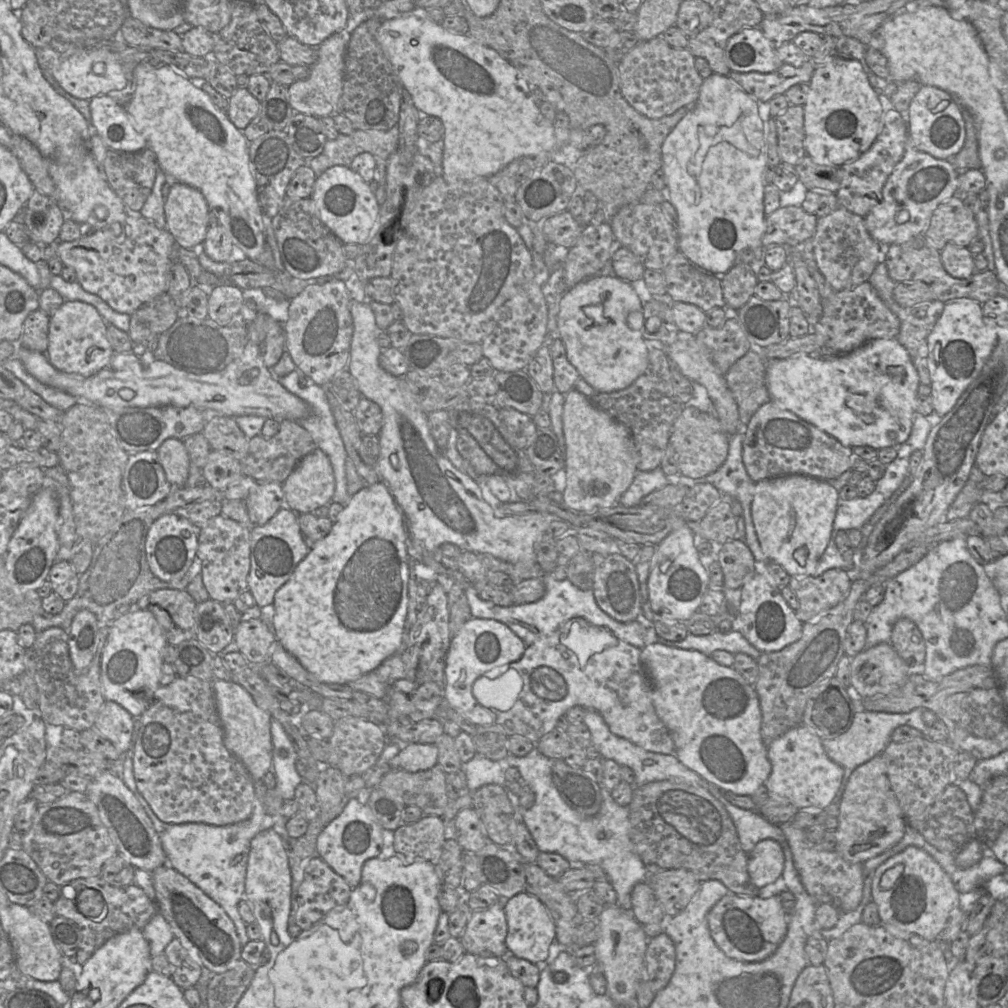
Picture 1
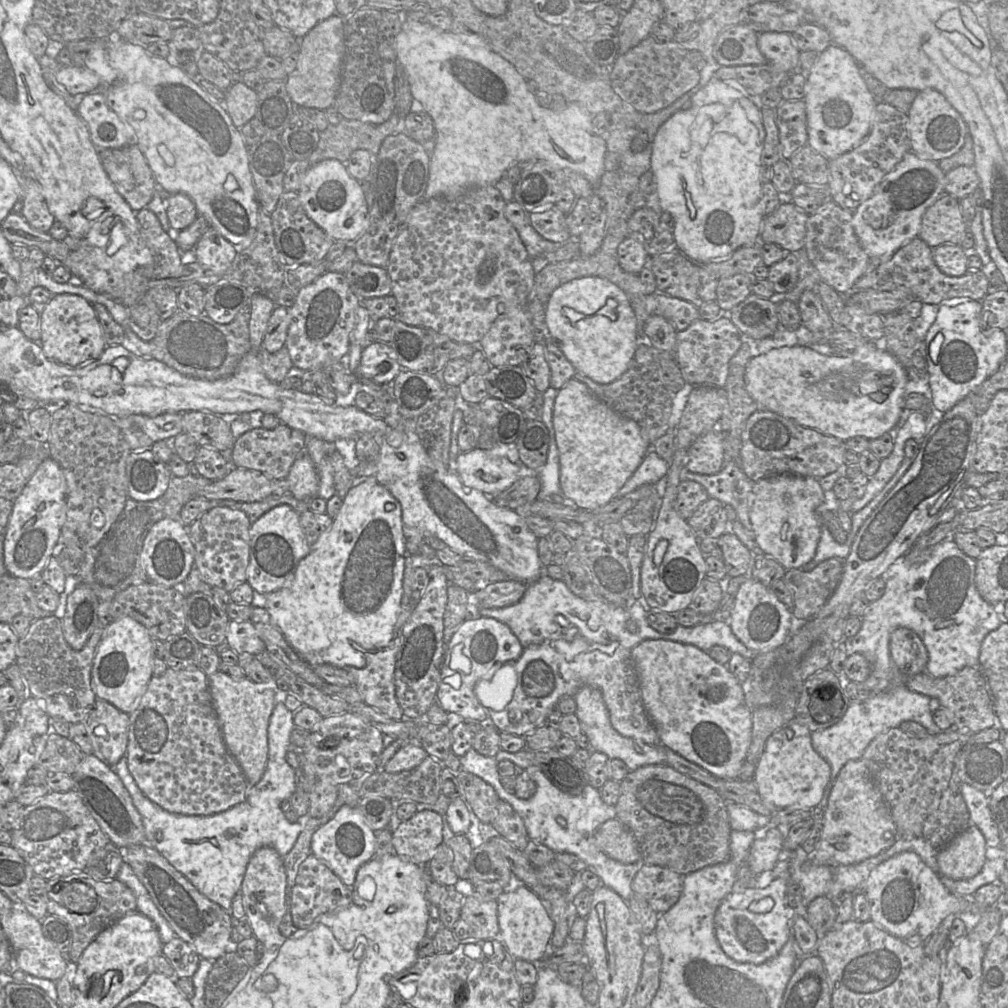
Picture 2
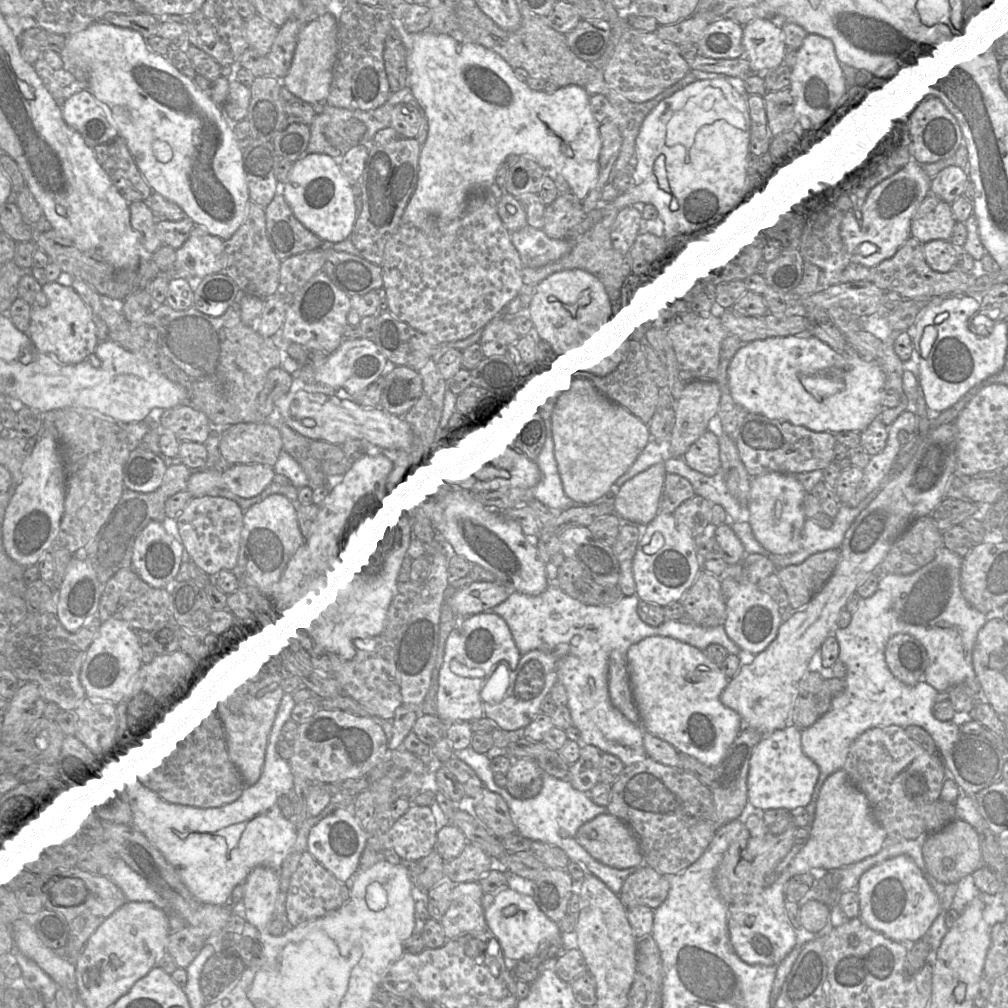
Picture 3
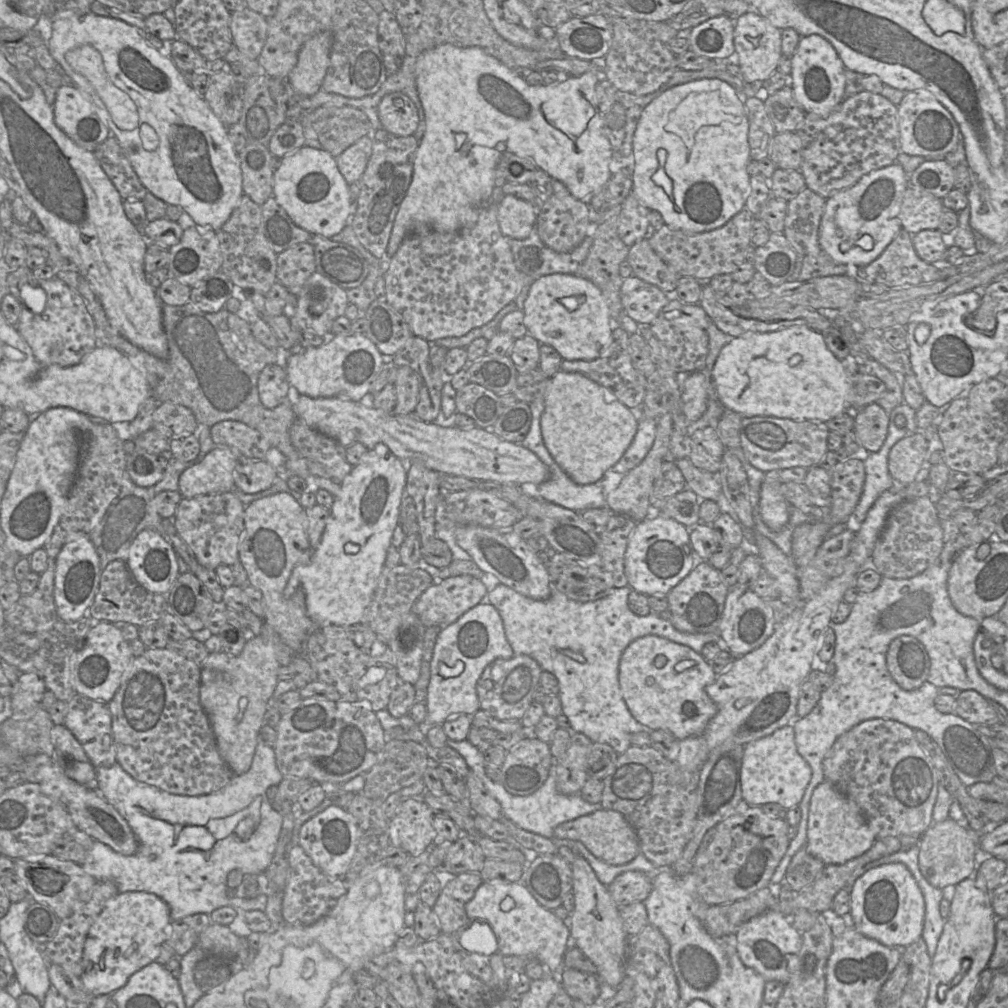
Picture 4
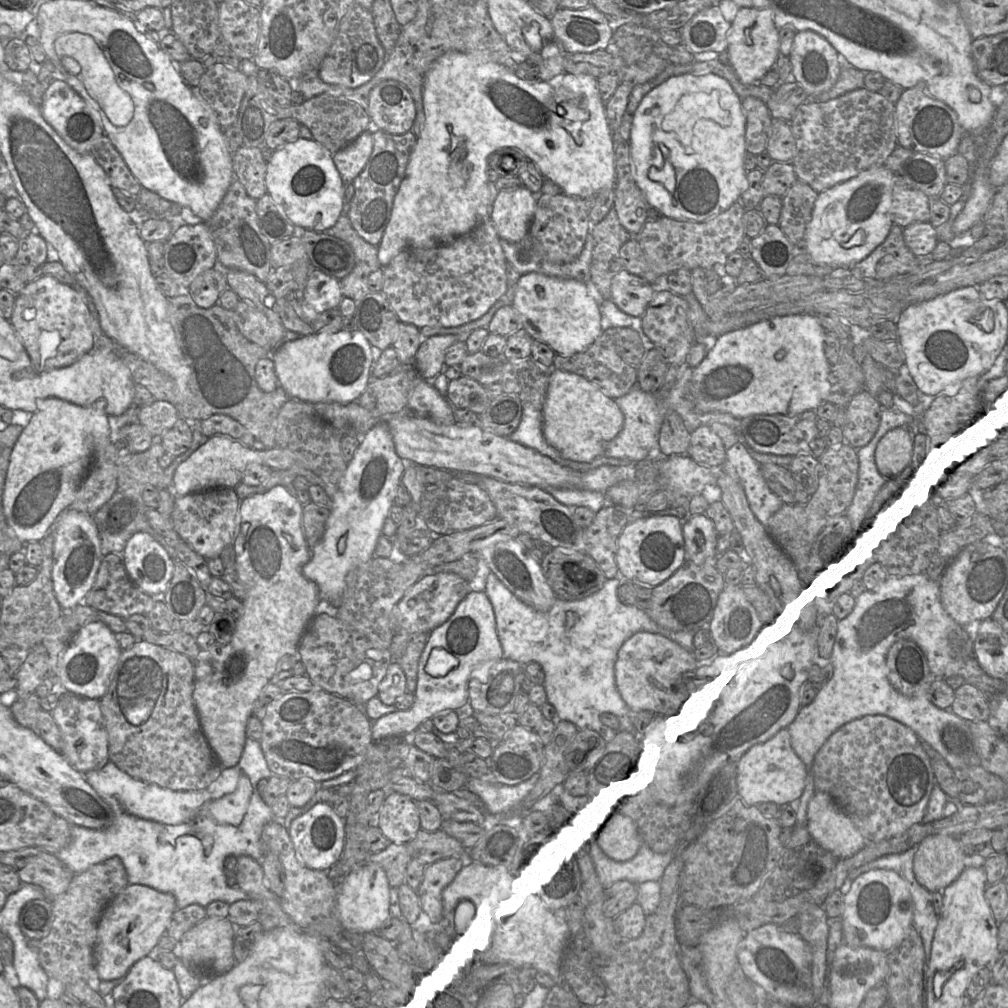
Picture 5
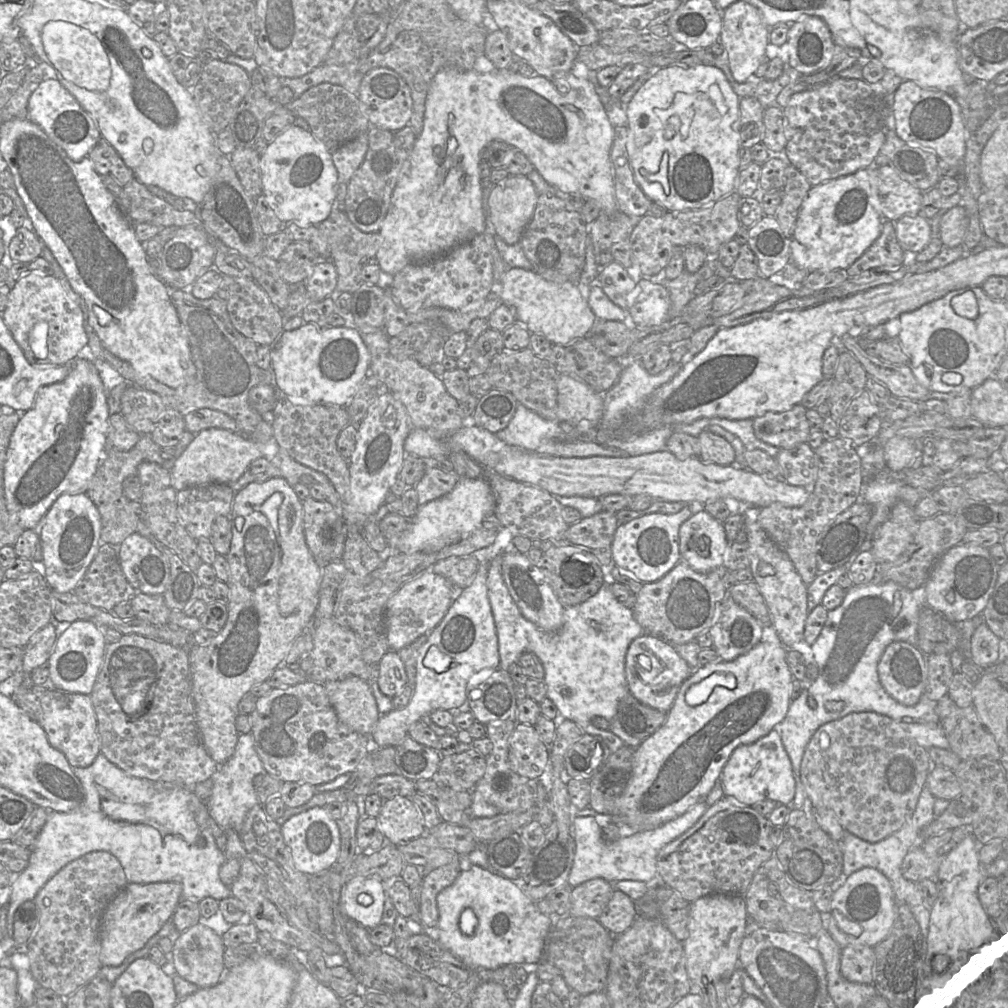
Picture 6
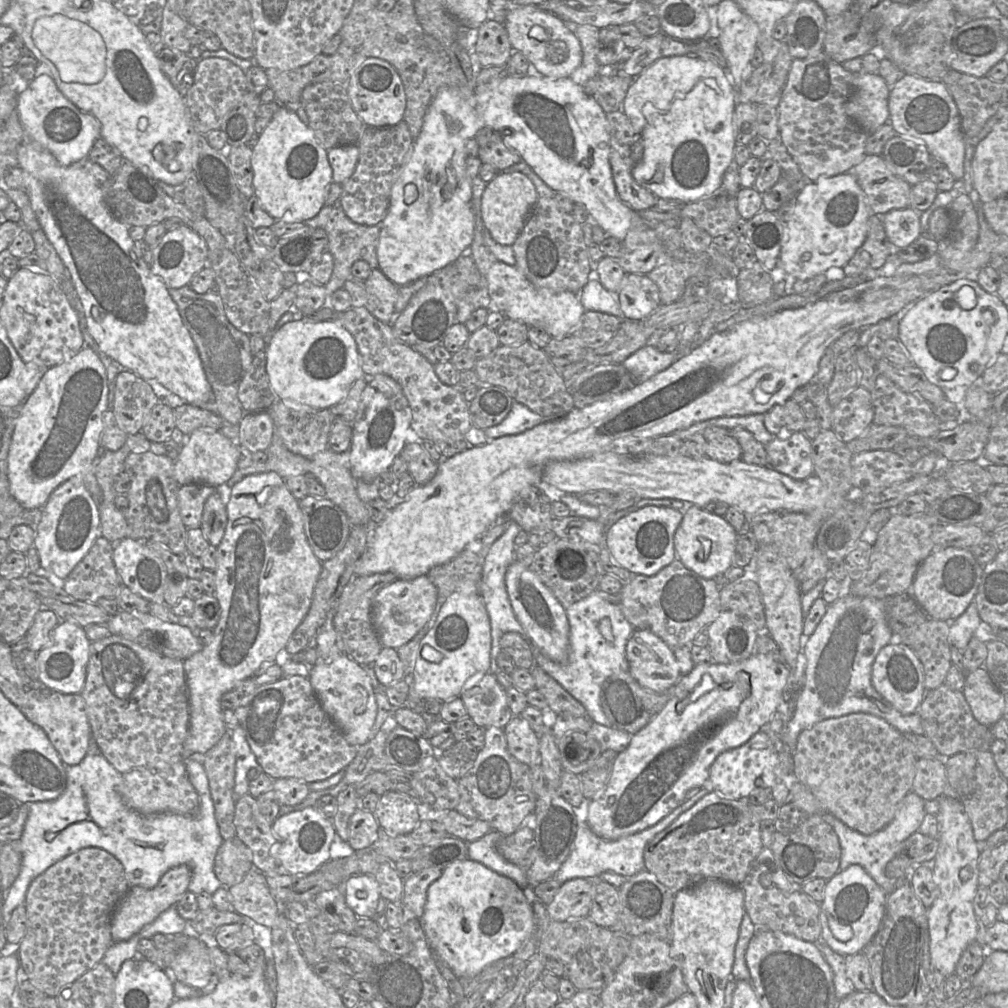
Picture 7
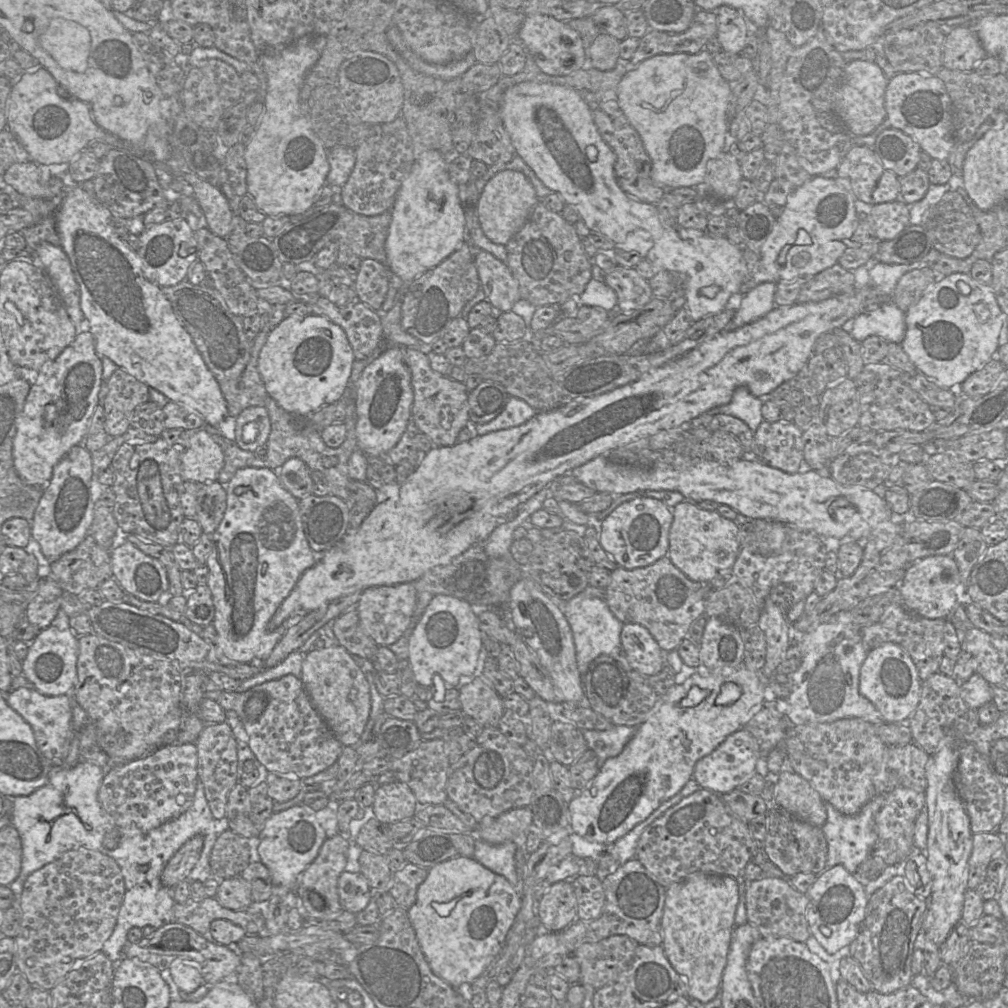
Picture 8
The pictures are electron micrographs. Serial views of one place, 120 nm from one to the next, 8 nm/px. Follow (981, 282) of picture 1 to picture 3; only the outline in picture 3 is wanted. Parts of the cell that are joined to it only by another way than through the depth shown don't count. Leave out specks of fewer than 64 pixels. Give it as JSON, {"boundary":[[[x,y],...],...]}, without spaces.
{"boundary":[[[910,236],[891,257],[869,268],[868,281],[905,299],[931,299],[968,293],[975,283],[975,271],[965,272],[955,267],[945,273],[934,271],[924,258],[923,244]]]}

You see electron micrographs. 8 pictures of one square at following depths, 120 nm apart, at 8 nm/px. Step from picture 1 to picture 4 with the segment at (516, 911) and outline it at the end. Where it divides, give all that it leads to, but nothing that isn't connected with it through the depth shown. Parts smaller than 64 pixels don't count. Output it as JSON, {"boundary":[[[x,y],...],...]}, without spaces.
{"boundary":[[[483,881],[465,910],[470,921],[482,920],[489,924],[503,956],[539,961],[548,974],[560,977],[564,954],[571,941],[570,929],[551,910],[542,907],[523,883]]]}

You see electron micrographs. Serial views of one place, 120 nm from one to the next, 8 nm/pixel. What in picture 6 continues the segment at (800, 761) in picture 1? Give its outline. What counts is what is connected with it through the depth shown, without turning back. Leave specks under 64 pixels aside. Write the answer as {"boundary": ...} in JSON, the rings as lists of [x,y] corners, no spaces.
{"boundary":[[[777,730],[749,745],[734,749],[723,767],[719,783],[724,797],[732,798],[740,805],[752,806],[763,800],[790,805],[795,796],[795,780],[790,758]]]}

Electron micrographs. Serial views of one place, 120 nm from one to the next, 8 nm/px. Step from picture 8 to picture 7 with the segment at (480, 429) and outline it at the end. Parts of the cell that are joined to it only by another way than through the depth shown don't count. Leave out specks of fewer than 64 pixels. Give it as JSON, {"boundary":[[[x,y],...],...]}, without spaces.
{"boundary":[[[514,401],[506,418],[498,425],[487,428],[484,433],[488,439],[505,435],[515,435],[531,429],[545,421],[545,417],[533,412],[527,406]]]}

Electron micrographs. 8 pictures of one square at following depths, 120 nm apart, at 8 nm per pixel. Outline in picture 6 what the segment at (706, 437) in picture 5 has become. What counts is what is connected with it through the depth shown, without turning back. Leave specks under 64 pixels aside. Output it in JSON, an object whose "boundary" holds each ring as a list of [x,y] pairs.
{"boundary":[[[703,430],[698,436],[698,458],[707,463],[727,466],[735,465],[735,451],[722,436]]]}

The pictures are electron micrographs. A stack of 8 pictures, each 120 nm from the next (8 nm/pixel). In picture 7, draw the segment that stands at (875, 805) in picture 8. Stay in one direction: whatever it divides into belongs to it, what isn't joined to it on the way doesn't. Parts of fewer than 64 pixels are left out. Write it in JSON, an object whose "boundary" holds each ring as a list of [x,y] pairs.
{"boundary":[[[912,791],[909,792],[900,801],[893,820],[881,830],[870,835],[864,835],[849,828],[831,813],[824,811],[823,819],[832,826],[839,838],[841,846],[839,871],[844,871],[853,864],[860,865],[887,894],[892,893],[897,885],[908,881],[904,879],[889,879],[885,875],[885,867],[889,861],[896,857],[899,845],[918,831],[926,814],[924,804],[925,801],[919,795]]]}

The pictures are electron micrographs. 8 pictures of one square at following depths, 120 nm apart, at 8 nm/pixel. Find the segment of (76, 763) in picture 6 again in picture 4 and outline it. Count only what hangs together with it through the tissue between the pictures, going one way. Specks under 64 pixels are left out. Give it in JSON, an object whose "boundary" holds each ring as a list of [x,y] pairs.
{"boundary":[[[76,694],[67,703],[64,725],[82,745],[94,767],[117,762],[107,703]]]}

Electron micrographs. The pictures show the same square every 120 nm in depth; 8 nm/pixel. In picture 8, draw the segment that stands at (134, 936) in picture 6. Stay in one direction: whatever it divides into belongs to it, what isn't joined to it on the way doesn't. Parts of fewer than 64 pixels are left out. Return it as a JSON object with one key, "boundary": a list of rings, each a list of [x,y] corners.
{"boundary":[[[195,835],[170,858],[161,874],[161,881],[166,887],[173,889],[178,883],[186,880],[199,860],[203,844],[203,836]]]}

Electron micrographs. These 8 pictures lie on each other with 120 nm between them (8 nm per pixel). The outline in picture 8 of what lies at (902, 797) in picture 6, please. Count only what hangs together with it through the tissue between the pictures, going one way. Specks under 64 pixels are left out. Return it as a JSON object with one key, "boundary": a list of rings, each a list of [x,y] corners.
{"boundary":[[[844,718],[830,723],[792,726],[784,740],[787,767],[803,777],[824,802],[845,815],[855,815],[876,796],[874,777],[878,773],[888,746],[878,737],[876,725],[859,718]]]}

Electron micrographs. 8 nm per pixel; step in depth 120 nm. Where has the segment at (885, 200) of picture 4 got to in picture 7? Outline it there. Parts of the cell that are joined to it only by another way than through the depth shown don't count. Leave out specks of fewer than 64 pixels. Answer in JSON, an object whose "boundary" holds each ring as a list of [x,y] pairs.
{"boundary":[[[846,172],[836,176],[820,177],[815,182],[806,182],[796,194],[790,217],[784,223],[778,265],[786,274],[794,276],[797,280],[807,280],[824,274],[830,268],[843,268],[865,241],[870,215],[865,194],[853,173]]]}

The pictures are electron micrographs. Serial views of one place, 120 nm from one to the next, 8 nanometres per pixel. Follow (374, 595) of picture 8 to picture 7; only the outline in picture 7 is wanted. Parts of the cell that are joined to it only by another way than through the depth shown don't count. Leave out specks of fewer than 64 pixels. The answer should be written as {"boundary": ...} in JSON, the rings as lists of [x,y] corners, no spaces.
{"boundary":[[[427,575],[396,579],[372,599],[372,622],[384,647],[397,649],[409,642],[429,621],[437,602],[437,589]]]}

